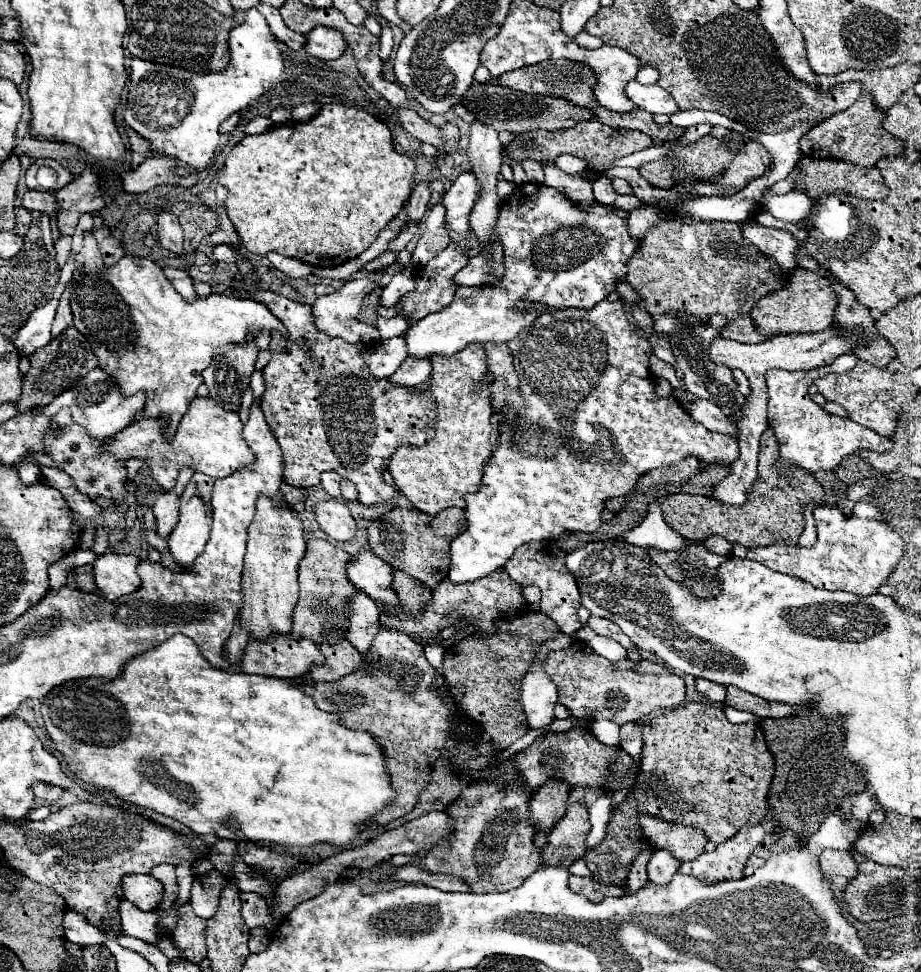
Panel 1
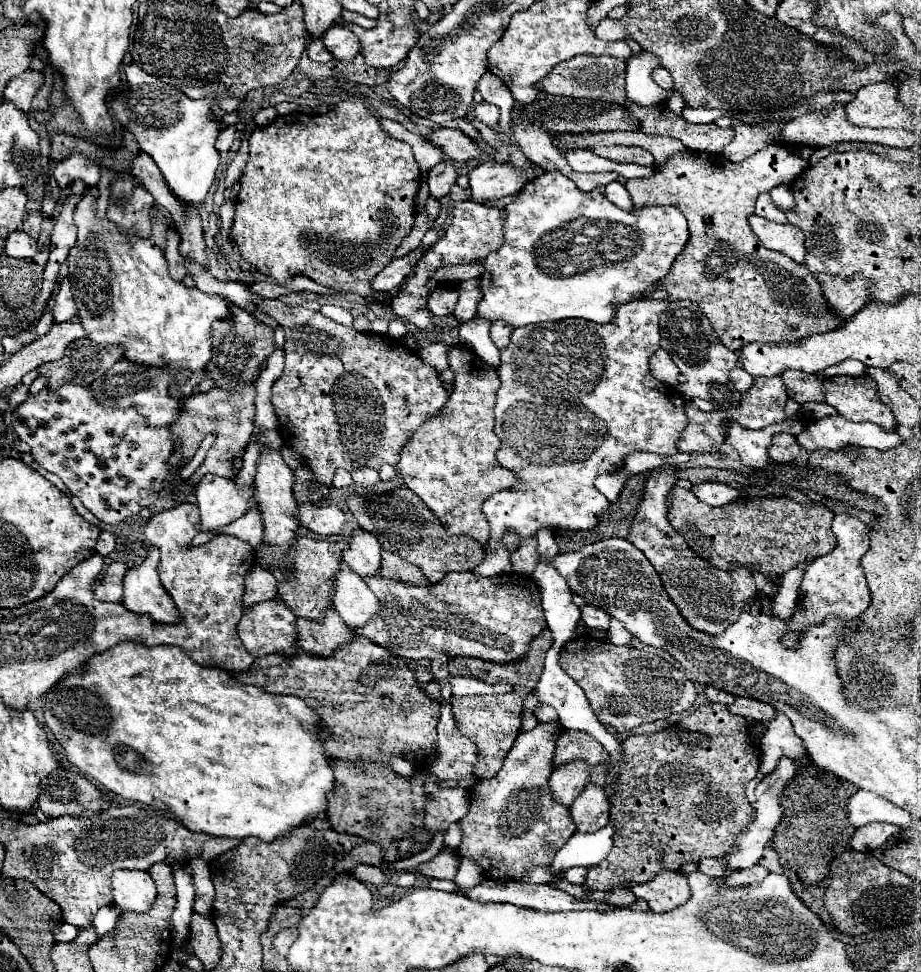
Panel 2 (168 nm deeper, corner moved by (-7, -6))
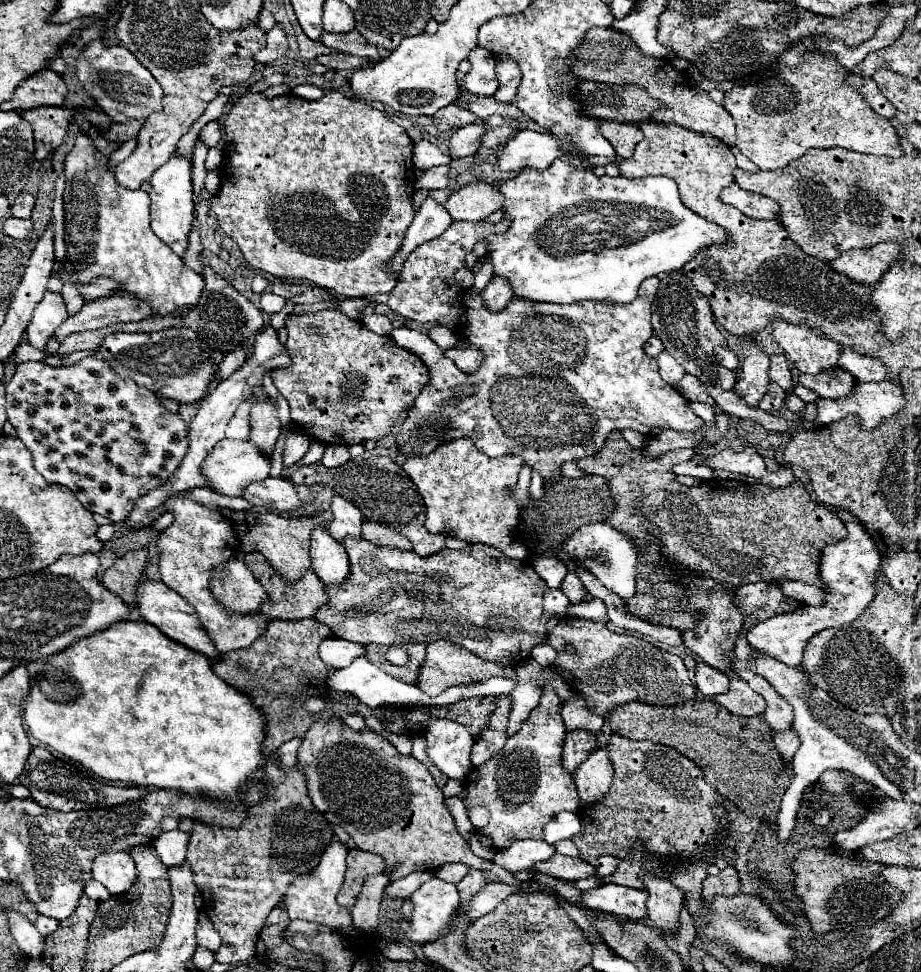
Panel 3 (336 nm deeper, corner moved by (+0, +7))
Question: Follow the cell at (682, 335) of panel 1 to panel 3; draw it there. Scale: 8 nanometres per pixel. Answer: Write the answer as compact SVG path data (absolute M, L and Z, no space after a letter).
M673 271L667 275L667 279L659 283L651 311L653 311L651 325L653 325L655 335L659 335L665 349L685 367L689 375L695 375L699 381L709 383L709 385L733 389L737 381L735 373L721 367L713 353L713 349L719 345L727 347L727 341L713 321L713 313L711 313L707 297L695 289L695 285L685 273Z

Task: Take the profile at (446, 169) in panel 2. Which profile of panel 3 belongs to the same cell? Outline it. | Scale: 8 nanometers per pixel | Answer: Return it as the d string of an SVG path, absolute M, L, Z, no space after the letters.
M477 119L475 123L453 131L453 135L449 137L451 159L459 159L459 157L467 157L467 155L477 153L477 149L481 147L483 133L485 133L485 121L483 119Z

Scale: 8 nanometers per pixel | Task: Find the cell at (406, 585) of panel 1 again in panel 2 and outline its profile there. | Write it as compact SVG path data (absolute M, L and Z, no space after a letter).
M382 550L380 576L388 578L388 580L404 582L404 584L420 586L420 588L430 588L432 586L428 582L428 578L424 578L424 574L422 574L422 570L418 566L412 566L410 562L404 562L404 558L400 558L396 554L390 554L388 550Z

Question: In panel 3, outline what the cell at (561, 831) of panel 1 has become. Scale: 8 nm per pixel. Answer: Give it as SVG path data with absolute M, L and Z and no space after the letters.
M605 747L595 749L589 759L575 769L575 783L581 797L581 805L593 805L601 801L613 779L613 763Z

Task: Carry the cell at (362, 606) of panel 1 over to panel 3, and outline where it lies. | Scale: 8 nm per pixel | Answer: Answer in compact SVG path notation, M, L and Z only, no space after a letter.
M315 525L311 531L309 557L311 569L325 585L339 585L349 575L349 559L343 543L333 539L321 525Z

